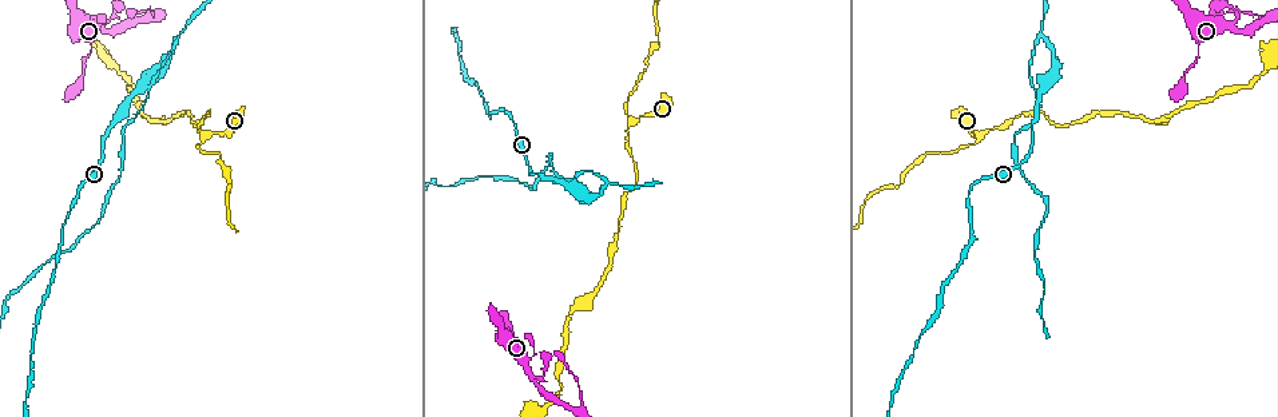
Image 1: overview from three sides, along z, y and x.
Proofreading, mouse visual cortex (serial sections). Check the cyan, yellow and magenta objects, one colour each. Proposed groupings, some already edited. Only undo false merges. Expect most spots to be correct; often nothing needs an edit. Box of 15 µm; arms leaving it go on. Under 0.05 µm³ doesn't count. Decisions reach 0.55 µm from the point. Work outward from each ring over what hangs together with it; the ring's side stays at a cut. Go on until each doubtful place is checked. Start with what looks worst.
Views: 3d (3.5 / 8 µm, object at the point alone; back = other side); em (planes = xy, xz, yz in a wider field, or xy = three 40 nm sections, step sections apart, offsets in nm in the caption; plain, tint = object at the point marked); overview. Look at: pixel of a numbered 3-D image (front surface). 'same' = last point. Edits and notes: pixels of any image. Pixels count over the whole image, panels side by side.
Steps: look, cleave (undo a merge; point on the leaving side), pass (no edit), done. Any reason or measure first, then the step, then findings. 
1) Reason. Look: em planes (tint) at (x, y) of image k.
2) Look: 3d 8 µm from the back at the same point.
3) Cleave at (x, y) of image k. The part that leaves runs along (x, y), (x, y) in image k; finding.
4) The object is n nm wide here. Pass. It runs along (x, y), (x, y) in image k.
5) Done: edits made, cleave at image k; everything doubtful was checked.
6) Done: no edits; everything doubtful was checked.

Look: 3d 8 µm at (605, 184) of image 1.

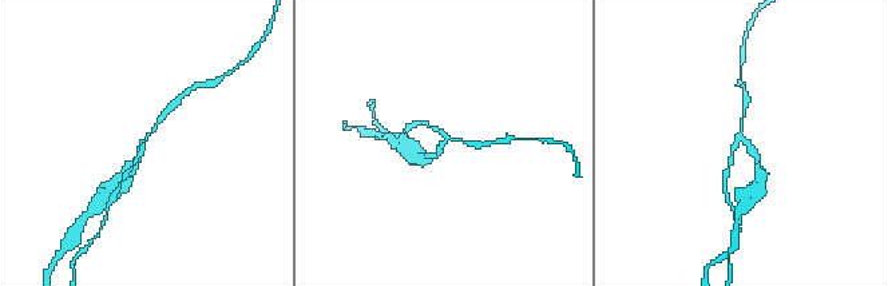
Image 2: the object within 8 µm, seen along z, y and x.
Look: 3d 3.5 µm from the back at (147, 140) of image 2.

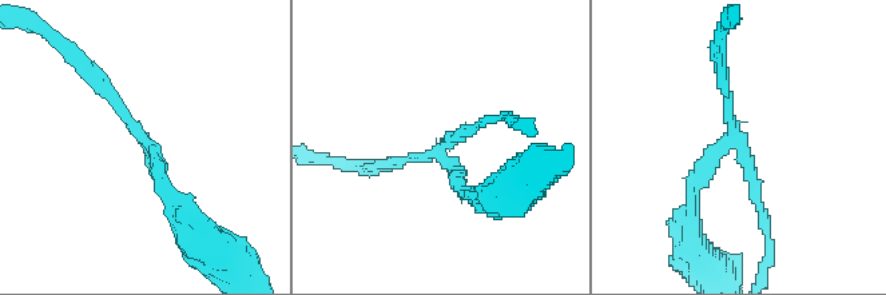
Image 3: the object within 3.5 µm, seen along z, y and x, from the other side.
Cleave at (753, 186) of image 3. The part that leaves runs along (735, 144), (749, 164), (769, 251) in image 3; a second cell is stuck on.

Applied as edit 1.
A narrow waist. Look: 3d 3.5 µm from the back at (102, 26) of image 1.

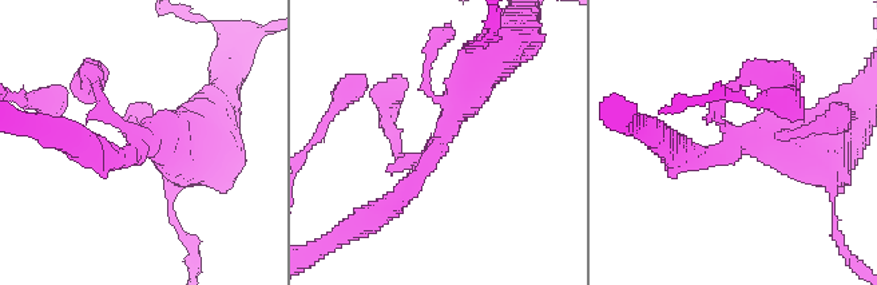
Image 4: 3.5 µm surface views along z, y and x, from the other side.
Pass. It runs along (476, 72), (431, 161), (385, 209) in image 4; continuous, no second cell.

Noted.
Two arms in line, one across. Look: 3d 8 µm at (633, 123) of image 1.

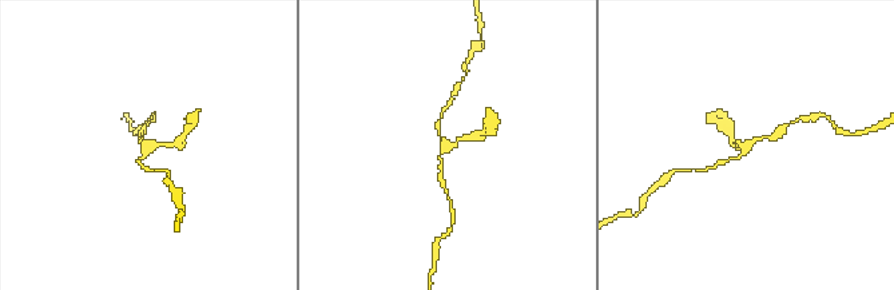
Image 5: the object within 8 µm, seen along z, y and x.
3 arms meet here; the arms are 150, 150, 150 nm wide; need the tissue. Look: em xy step 3 (tint) at (448, 147) of image 5.

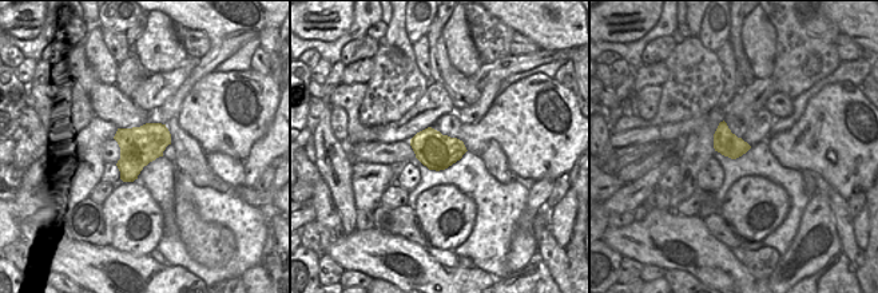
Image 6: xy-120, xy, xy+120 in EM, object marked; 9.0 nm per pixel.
The object is 320 nm wide here. Pass. It runs along (481, 130), (442, 149), (441, 177) in image 5; one cell here.

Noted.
Done: edits made, cleave at image 3; everything doubtful was checked.

